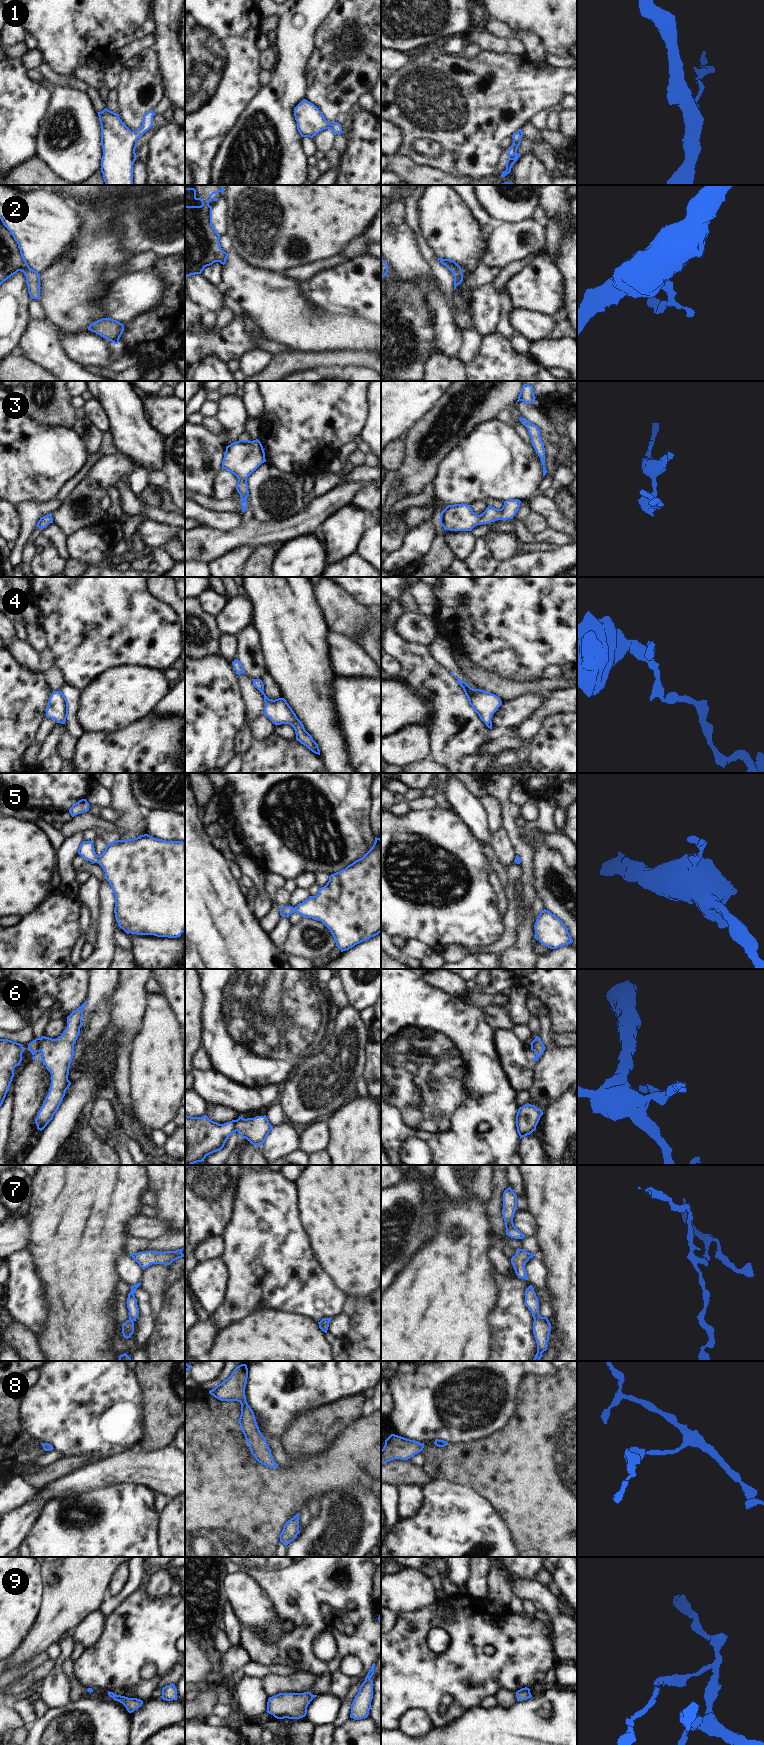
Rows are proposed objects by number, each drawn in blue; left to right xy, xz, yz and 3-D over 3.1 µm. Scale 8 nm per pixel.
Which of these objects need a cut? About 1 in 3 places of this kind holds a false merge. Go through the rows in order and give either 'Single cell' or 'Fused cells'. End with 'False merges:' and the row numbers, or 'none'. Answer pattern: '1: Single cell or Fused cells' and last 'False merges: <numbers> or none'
1: Single cell
2: Single cell
3: Single cell
4: Single cell
5: Single cell
6: Fused cells
7: Single cell
8: Single cell
9: Single cell
False merges: 6.

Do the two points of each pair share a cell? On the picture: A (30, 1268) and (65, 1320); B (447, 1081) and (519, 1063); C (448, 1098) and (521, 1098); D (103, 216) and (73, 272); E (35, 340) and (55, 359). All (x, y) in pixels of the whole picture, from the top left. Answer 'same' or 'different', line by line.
A: different
B: different
C: different
D: same
E: same

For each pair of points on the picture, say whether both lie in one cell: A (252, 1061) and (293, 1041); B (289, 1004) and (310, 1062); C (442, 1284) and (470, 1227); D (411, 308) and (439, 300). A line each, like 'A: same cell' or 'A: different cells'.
A: same cell
B: different cells
C: same cell
D: different cells

